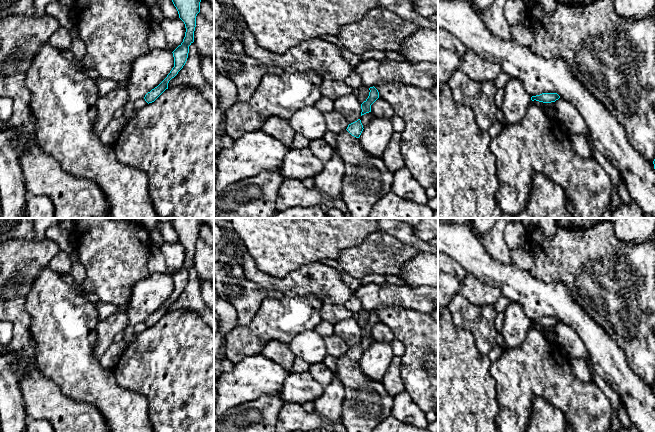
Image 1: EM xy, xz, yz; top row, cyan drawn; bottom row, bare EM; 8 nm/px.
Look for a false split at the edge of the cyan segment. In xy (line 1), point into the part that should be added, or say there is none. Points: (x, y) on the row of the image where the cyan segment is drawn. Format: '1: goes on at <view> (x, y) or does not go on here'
1: does not go on here

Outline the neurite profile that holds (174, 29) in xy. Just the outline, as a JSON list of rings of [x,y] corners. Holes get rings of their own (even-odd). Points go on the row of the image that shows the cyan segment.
[[[179,17],[175,19],[165,18],[160,25],[168,45],[172,47],[181,45],[185,37],[186,28],[184,22]]]

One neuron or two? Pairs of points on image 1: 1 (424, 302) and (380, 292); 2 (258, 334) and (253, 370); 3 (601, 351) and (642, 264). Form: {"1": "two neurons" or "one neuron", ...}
{"1": "one neuron", "2": "two neurons", "3": "two neurons"}

